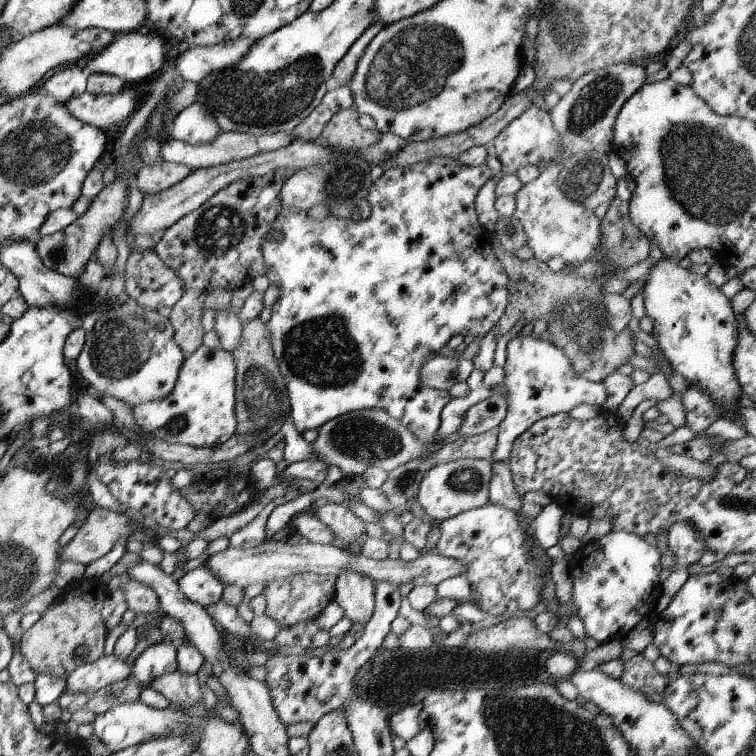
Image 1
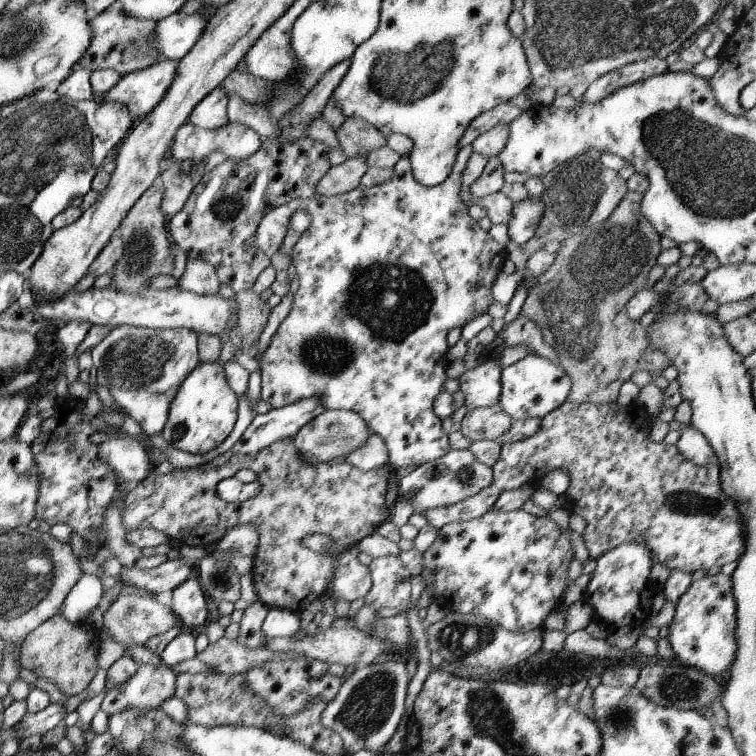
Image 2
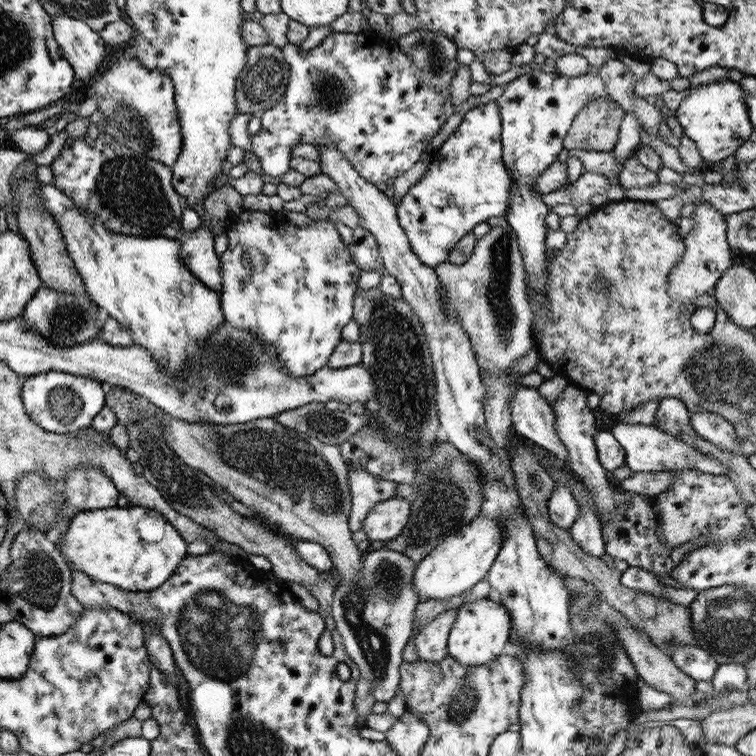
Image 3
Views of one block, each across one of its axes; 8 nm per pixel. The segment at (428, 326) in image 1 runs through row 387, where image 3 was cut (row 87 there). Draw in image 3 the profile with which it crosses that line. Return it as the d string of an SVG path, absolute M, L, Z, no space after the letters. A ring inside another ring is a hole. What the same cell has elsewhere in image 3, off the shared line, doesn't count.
M372 29L357 31L356 33L350 32L331 32L325 36L321 43L315 48L310 50L300 50L298 45L287 44L281 52L285 65L288 71L288 80L285 84L285 91L283 97L275 102L268 110L259 114L260 130L250 136L251 152L259 159L260 172L269 174L274 178L278 178L281 174L289 170L289 160L291 157L291 150L297 144L311 144L311 146L331 146L337 152L341 152L345 160L349 162L351 167L359 173L359 175L370 184L377 184L380 182L385 183L387 179L393 179L396 175L401 175L406 170L409 170L419 156L423 154L423 149L429 143L431 138L439 132L444 122L453 114L454 109L447 97L442 93L433 91L432 89L423 88L418 82L415 68L410 64L410 60L406 54L400 52L395 40L388 37L382 37Z

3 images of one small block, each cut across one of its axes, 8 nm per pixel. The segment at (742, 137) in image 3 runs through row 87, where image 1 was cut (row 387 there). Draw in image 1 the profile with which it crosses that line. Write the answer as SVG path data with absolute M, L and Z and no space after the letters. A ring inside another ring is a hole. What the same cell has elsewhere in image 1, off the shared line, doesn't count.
M663 259L651 266L649 275L642 284L642 300L646 316L653 320L651 334L662 352L668 366L680 374L689 386L704 389L708 396L718 405L724 414L723 417L737 417L731 411L732 404L738 404L741 394L740 387L736 382L733 368L731 367L732 351L736 346L737 318L732 312L730 300L721 292L720 288L710 284L705 276L693 274L689 269L680 268L677 261Z

